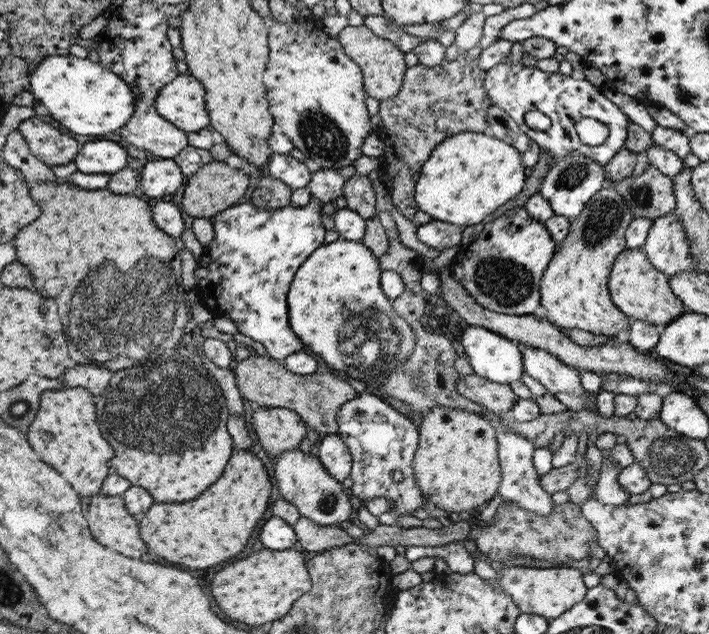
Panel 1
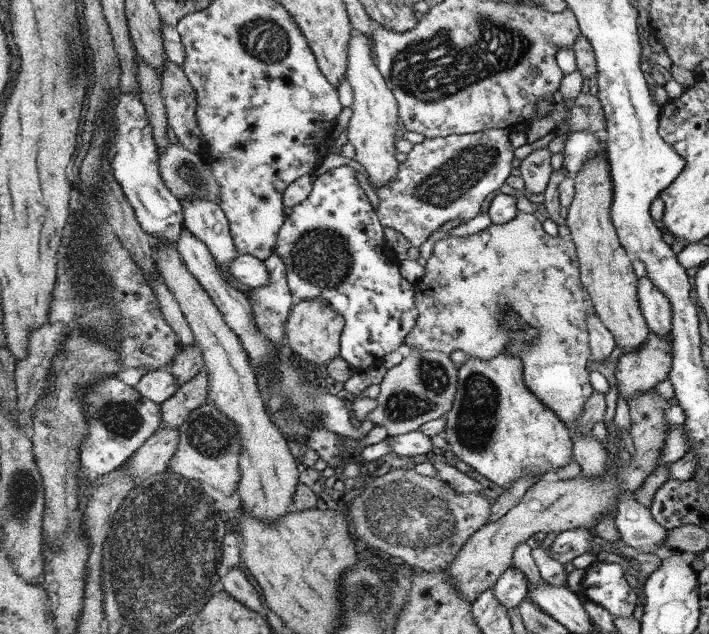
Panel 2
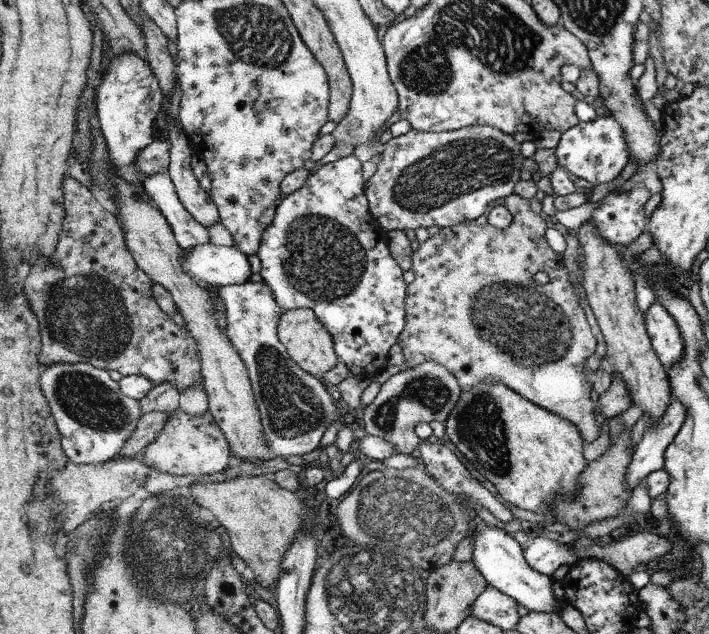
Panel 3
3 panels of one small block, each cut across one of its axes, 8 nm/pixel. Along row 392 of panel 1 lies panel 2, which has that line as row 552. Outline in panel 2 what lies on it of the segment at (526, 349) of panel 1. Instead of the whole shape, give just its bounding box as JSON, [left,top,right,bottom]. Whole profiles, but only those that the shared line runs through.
[547,527,599,564]

